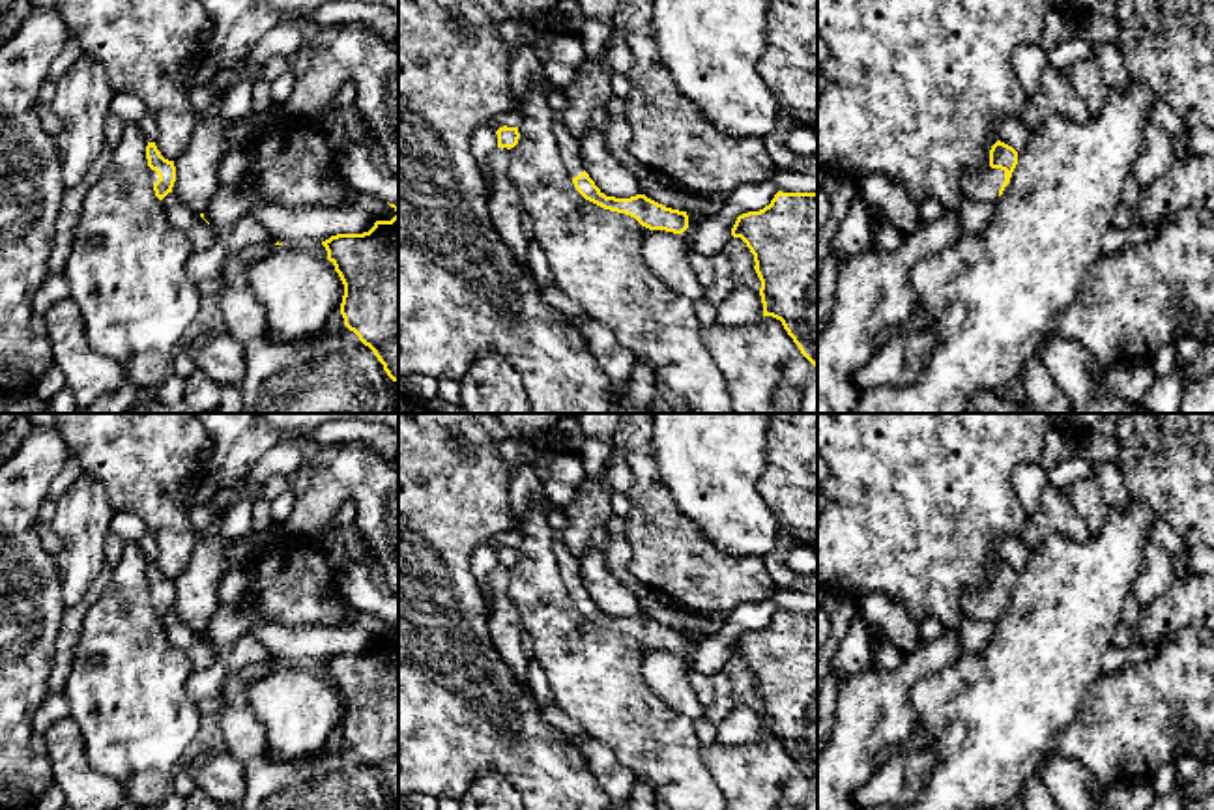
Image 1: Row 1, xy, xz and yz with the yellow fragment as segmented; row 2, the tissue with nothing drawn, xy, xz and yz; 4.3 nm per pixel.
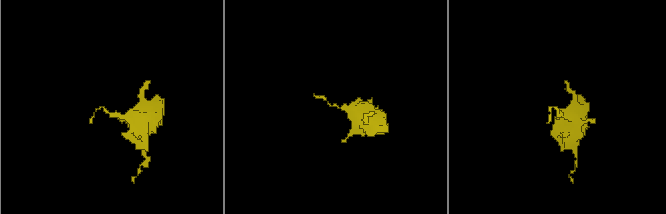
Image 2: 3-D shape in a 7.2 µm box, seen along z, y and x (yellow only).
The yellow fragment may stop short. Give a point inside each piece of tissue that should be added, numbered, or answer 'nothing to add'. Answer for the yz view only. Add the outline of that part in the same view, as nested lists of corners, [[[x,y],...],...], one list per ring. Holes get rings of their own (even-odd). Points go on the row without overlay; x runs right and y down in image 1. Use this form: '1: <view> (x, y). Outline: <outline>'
1: yz (982, 607). Outline: [[[988,586],[982,591],[961,591],[958,597],[963,617],[991,625],[999,617],[999,608],[1004,602],[1004,589]]]

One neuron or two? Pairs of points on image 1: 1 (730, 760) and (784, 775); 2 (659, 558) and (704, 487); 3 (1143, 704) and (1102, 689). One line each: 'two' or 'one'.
1: one
2: two
3: one

